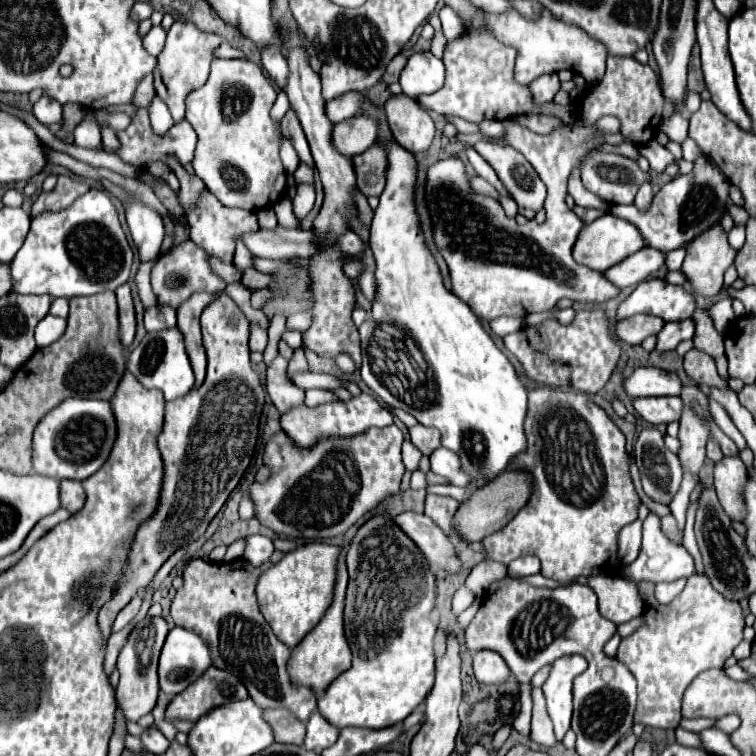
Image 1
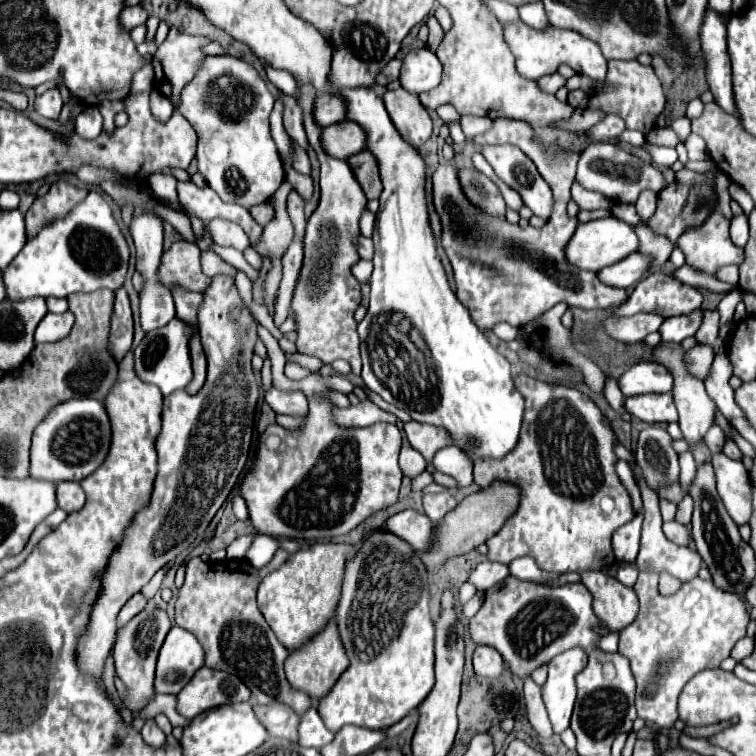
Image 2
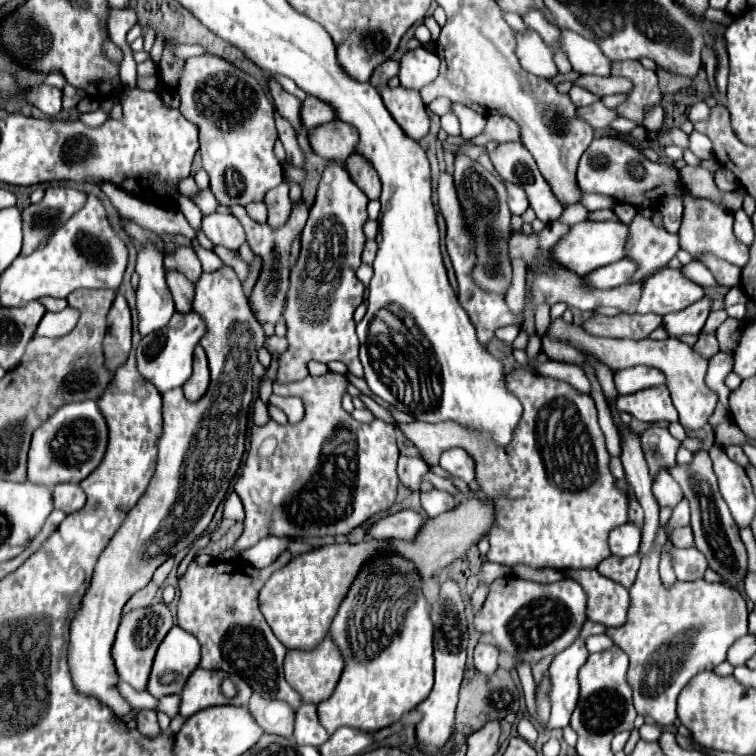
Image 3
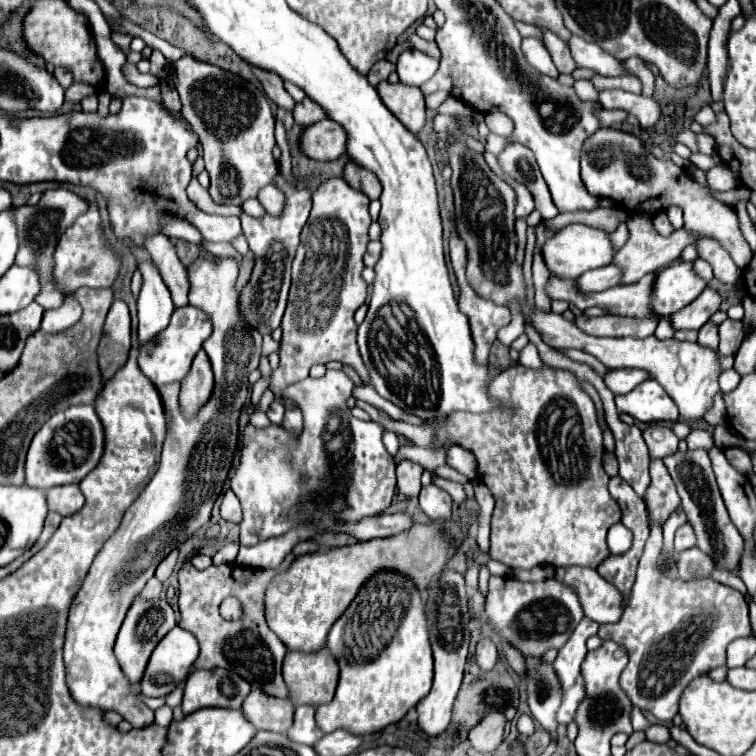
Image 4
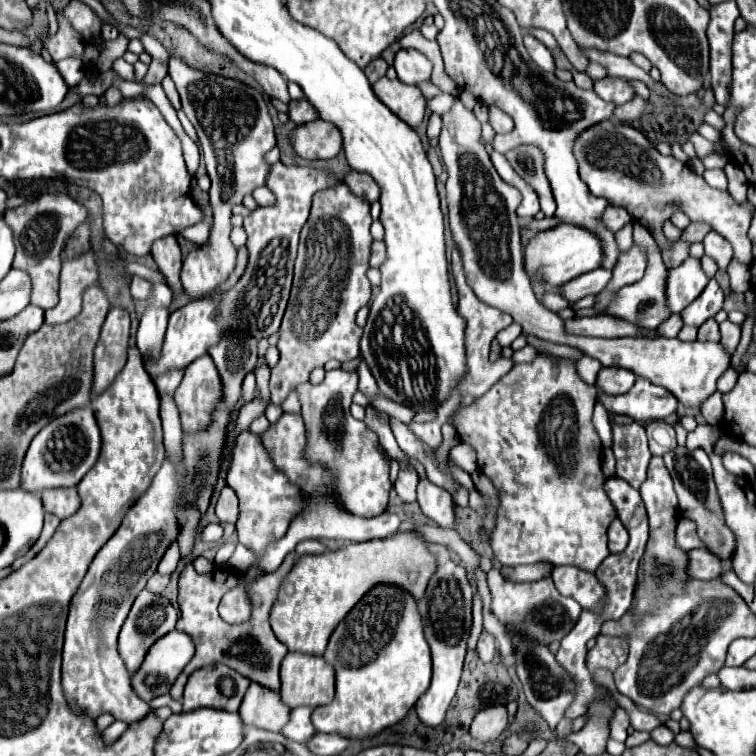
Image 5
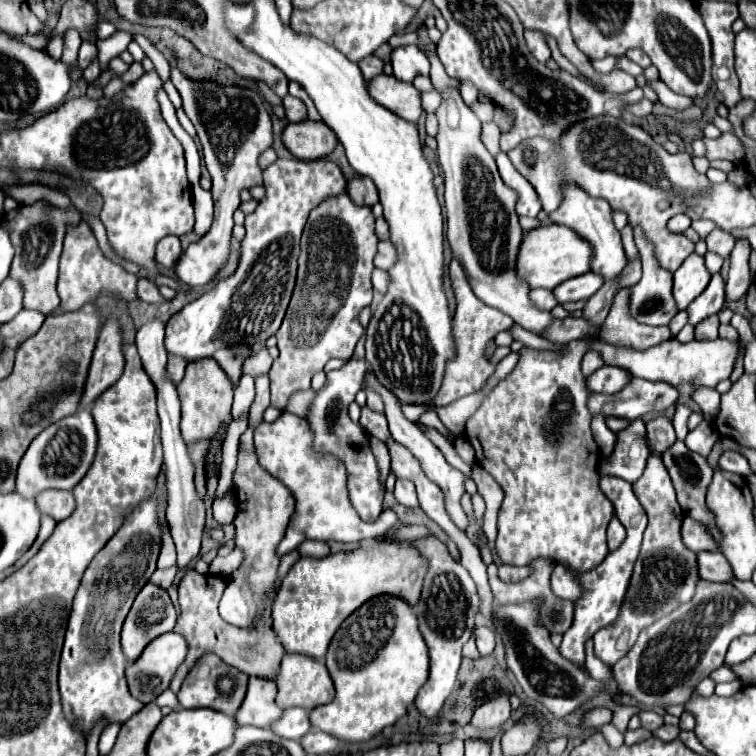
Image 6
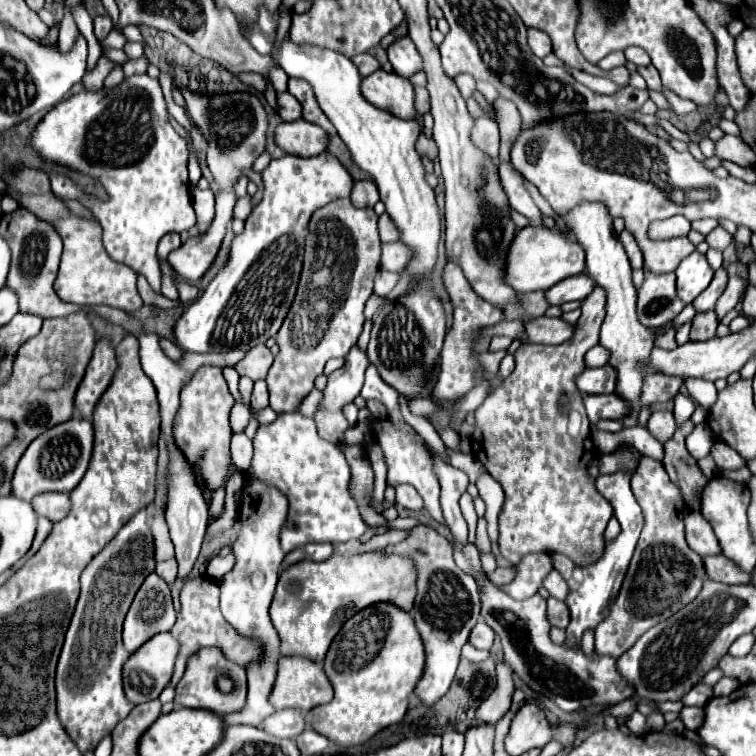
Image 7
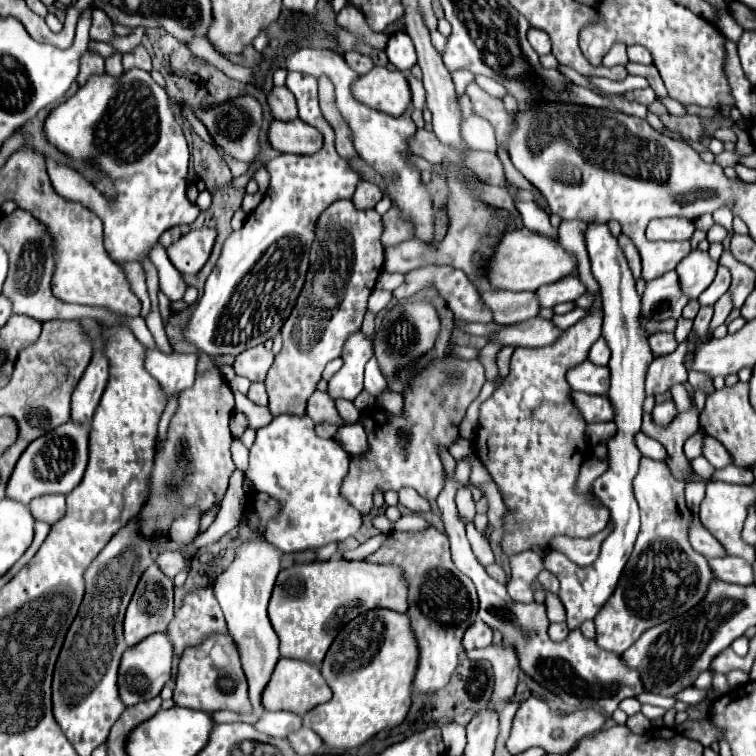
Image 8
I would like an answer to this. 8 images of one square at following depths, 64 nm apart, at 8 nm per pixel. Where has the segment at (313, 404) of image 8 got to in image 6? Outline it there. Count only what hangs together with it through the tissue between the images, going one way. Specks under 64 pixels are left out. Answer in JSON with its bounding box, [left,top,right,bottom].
[286,390,314,416]

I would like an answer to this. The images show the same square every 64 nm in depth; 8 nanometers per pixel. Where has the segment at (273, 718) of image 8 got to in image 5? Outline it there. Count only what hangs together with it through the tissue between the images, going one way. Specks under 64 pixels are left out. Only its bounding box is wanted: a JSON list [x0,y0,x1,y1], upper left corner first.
[282,706,316,742]

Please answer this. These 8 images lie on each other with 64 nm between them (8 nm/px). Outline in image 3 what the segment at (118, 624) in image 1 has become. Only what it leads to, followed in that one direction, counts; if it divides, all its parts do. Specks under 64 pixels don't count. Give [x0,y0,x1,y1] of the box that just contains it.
[122,582,158,616]

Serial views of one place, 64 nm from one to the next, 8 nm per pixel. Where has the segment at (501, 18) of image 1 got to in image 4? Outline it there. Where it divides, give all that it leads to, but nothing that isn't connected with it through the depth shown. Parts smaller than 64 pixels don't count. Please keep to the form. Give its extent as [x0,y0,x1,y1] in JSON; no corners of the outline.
[522,36,620,78]

